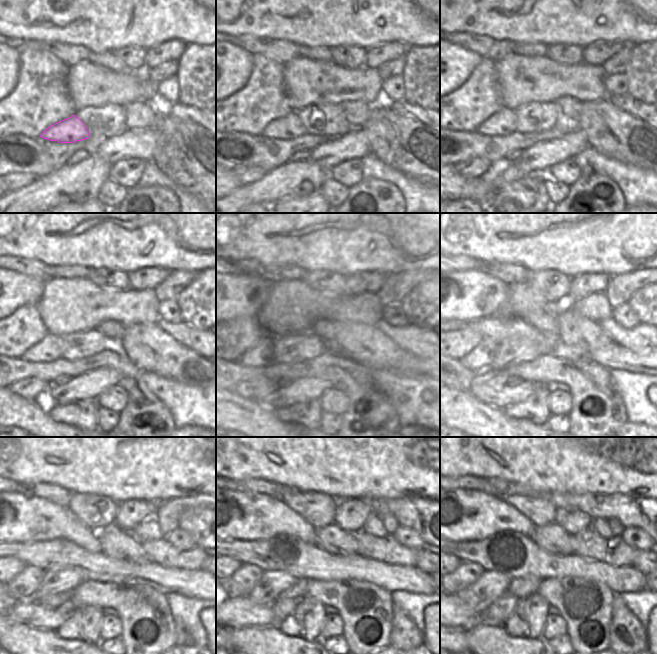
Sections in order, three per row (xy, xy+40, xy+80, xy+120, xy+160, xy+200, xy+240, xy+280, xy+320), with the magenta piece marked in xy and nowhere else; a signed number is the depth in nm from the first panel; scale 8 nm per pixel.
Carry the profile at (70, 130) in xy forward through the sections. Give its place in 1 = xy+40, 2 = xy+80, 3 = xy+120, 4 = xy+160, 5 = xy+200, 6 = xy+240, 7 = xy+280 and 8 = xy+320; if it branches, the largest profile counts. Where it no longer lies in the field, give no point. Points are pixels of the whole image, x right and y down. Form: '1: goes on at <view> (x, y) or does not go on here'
1: goes on at xy+40 (290, 126)
2: goes on at xy+80 (504, 122)
3: goes on at xy+120 (50, 348)
4: goes on at xy+160 (266, 351)
5: goes on at xy+200 (480, 359)
6: goes on at xy+240 (22, 586)
7: goes on at xy+280 (241, 583)
8: goes on at xy+320 (467, 573)

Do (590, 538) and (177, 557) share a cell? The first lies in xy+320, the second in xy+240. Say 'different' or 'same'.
same

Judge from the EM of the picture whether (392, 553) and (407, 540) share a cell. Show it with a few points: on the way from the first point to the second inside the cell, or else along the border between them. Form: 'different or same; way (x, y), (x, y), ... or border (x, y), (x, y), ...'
different; border (392, 535), (402, 544), (418, 549)

